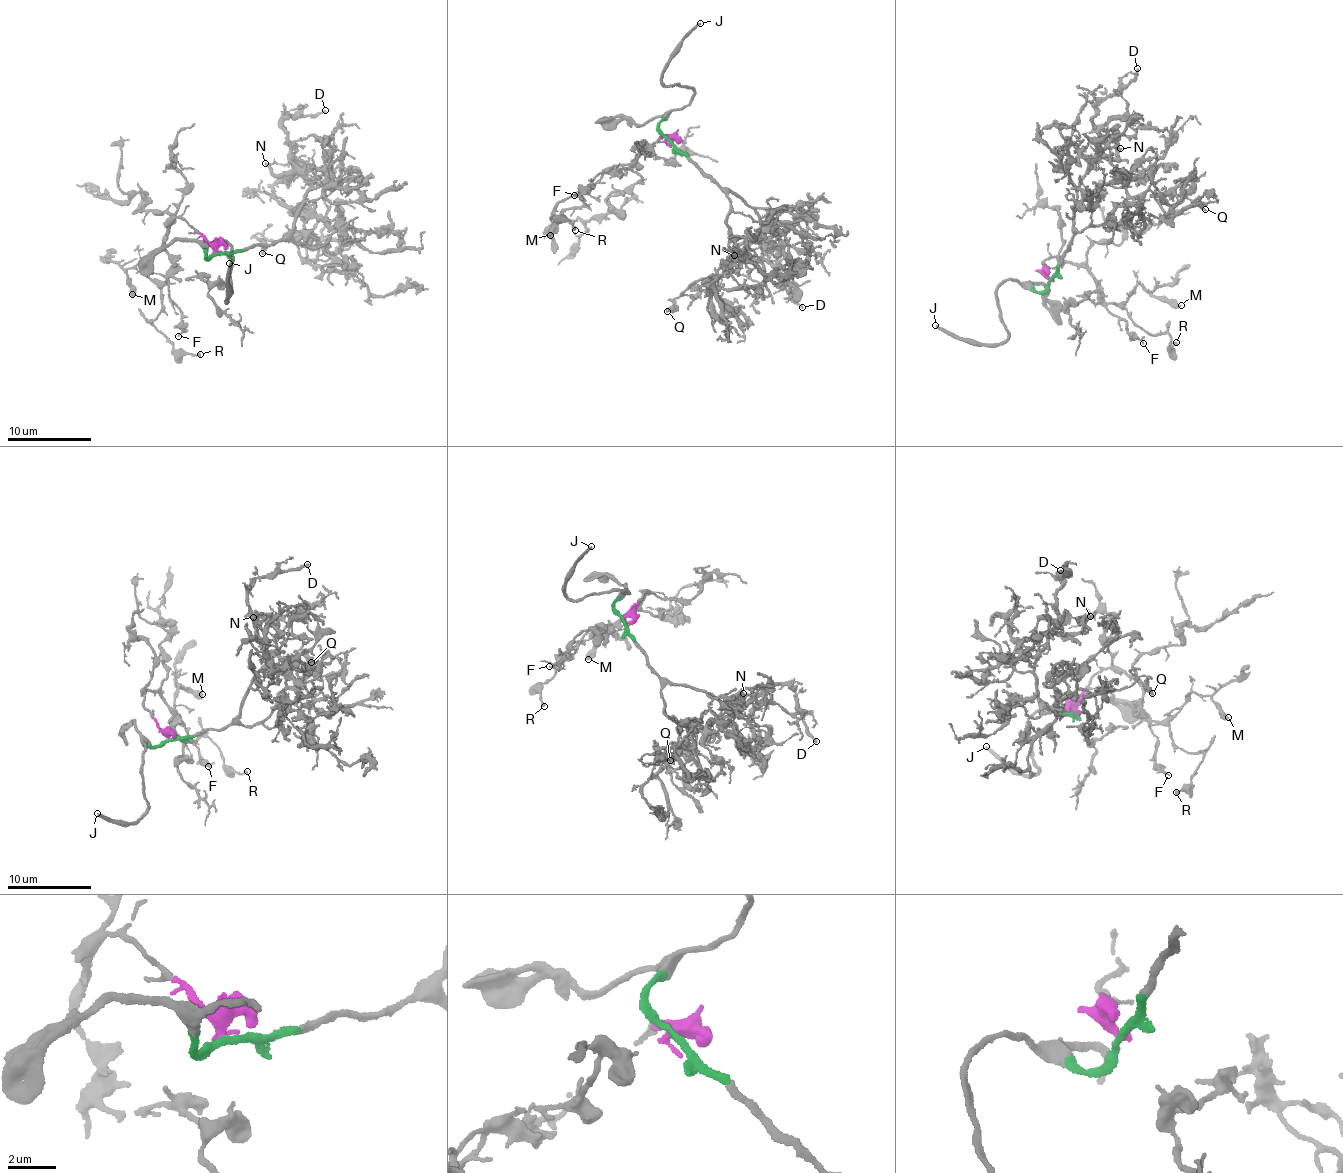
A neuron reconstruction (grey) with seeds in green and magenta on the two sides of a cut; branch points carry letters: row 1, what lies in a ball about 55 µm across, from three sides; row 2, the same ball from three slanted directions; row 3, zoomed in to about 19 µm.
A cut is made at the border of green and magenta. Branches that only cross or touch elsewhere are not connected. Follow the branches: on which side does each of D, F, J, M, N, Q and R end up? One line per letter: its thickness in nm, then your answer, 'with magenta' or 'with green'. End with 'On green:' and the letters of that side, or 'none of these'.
D: calibre 180 nm; with green
F: calibre 180 nm; with magenta
J: calibre 200 nm; with green
M: calibre 380 nm; with magenta
N: calibre 280 nm; with green
Q: calibre 440 nm; with green
R: calibre 240 nm; with magenta
On green: D, J, N, Q

